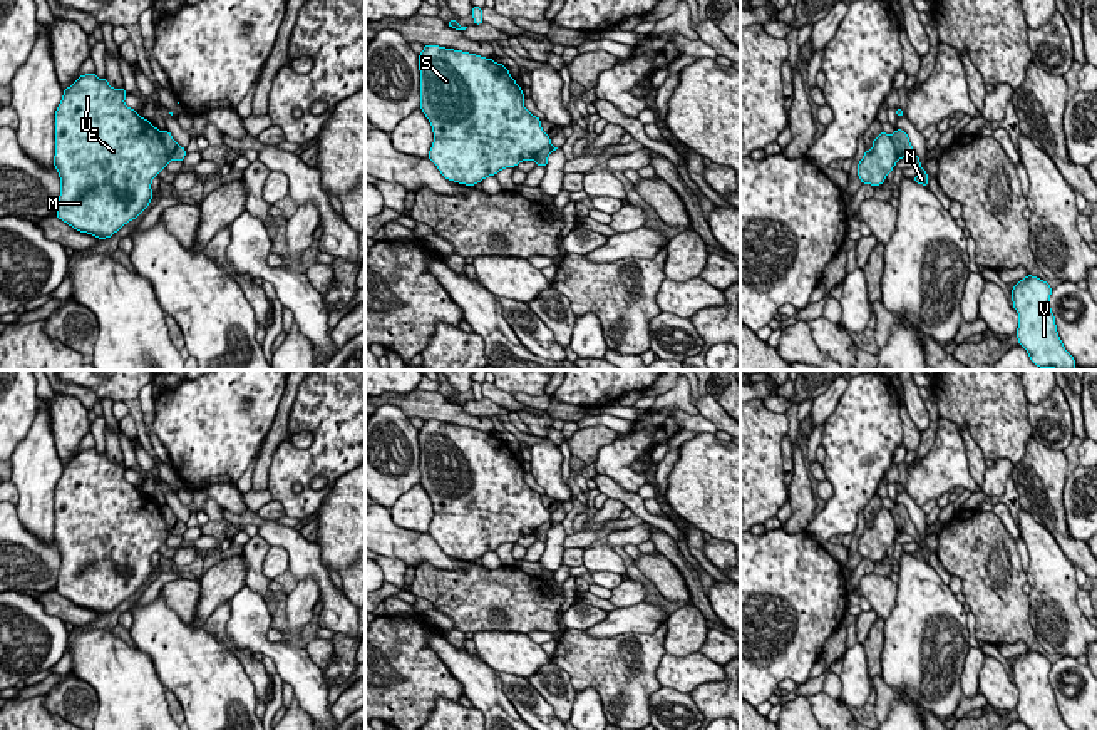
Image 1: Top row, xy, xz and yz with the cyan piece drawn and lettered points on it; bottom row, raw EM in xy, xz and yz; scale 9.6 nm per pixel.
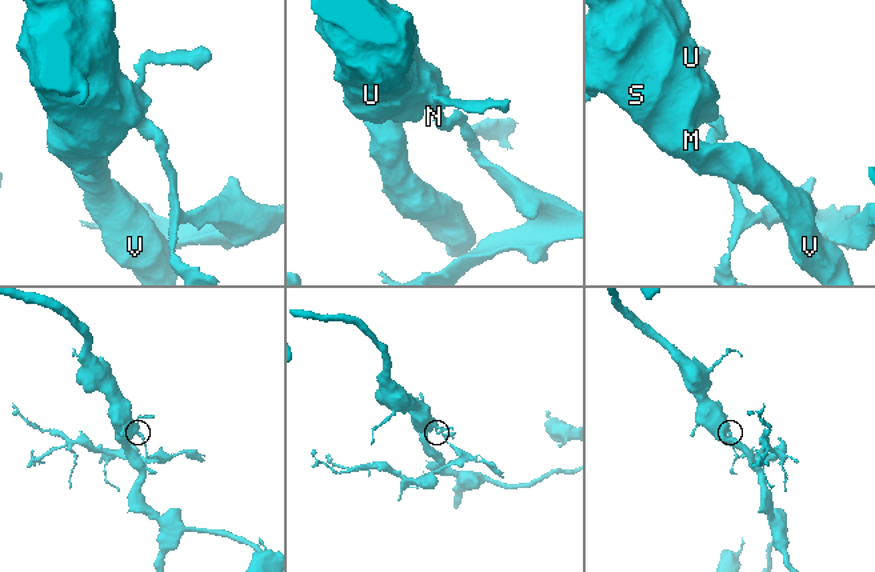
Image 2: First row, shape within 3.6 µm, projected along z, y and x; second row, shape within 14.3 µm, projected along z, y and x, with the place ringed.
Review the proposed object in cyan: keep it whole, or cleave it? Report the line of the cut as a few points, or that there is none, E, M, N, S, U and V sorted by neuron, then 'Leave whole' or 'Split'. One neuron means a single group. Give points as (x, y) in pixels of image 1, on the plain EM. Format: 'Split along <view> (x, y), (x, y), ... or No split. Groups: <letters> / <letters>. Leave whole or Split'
Split along xy (159, 508), (171, 534). Groups: E M S U V / N. Split

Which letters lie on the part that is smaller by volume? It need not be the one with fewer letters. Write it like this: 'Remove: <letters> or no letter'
Remove: N

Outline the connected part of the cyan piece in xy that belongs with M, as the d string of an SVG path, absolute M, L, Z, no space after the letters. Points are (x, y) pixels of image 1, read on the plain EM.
M95 447L64 464L55 486L54 541L60 553L57 593L74 604L111 613L141 591L152 574L151 558L171 536L161 507L124 479L126 465L112 464Z

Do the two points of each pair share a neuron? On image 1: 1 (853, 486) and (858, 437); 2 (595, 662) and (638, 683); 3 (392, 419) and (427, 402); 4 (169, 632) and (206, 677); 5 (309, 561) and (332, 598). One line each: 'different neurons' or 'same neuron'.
1: same neuron
2: same neuron
3: different neurons
4: same neuron
5: same neuron

